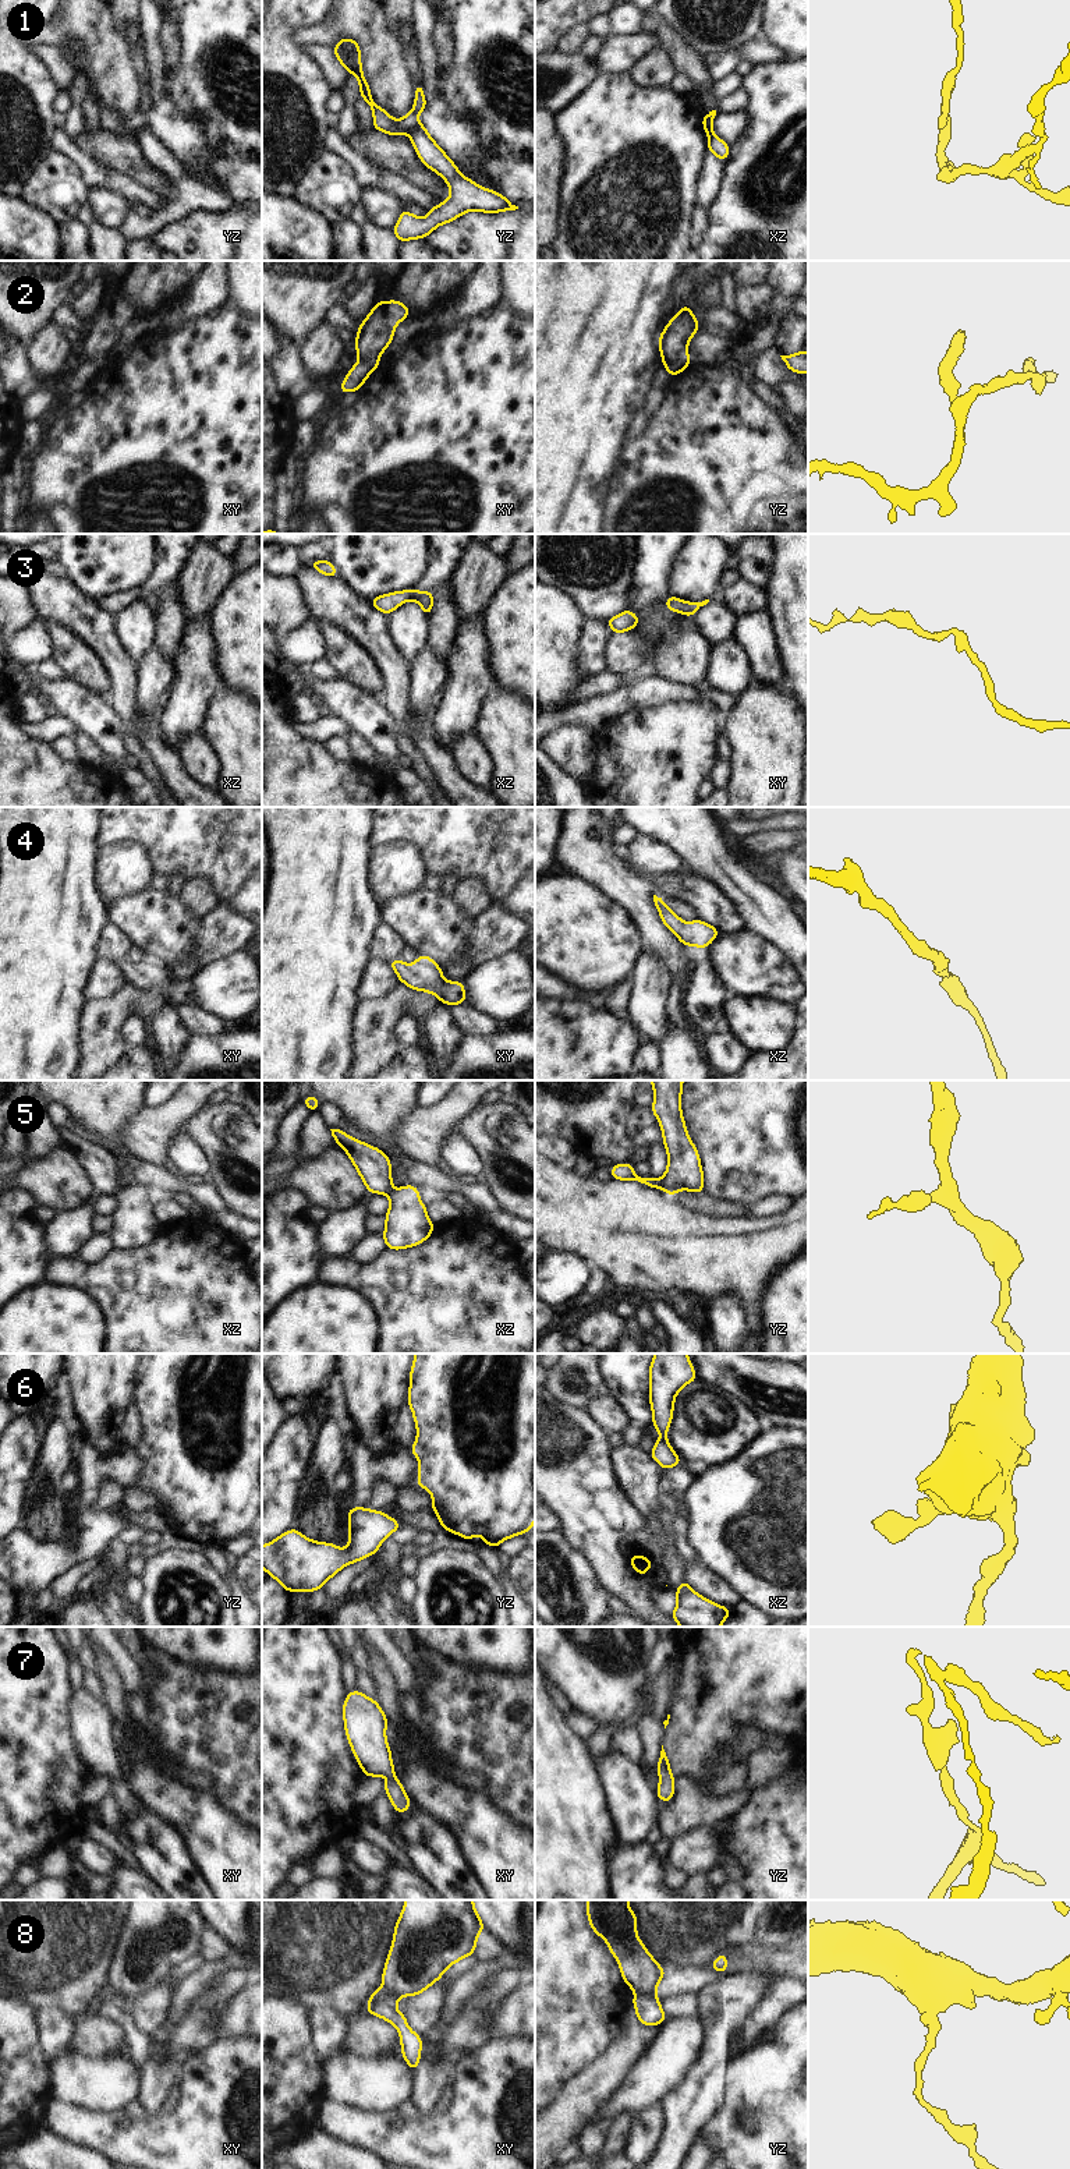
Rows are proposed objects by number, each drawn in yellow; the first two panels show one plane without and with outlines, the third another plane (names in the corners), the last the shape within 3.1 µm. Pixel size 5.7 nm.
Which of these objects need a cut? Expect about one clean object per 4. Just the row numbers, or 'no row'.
1, 2, 8

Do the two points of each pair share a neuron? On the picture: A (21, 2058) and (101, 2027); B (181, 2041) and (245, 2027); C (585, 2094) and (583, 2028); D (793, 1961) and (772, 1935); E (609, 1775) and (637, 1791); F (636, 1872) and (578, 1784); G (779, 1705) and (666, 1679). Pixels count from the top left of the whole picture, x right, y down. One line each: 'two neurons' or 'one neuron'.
A: two neurons
B: two neurons
C: two neurons
D: two neurons
E: one neuron
F: two neurons
G: two neurons

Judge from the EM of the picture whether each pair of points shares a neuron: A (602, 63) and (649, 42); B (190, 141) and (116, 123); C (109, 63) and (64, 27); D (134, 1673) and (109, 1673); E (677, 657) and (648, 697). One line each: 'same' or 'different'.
A: same
B: same
C: same
D: same
E: different

